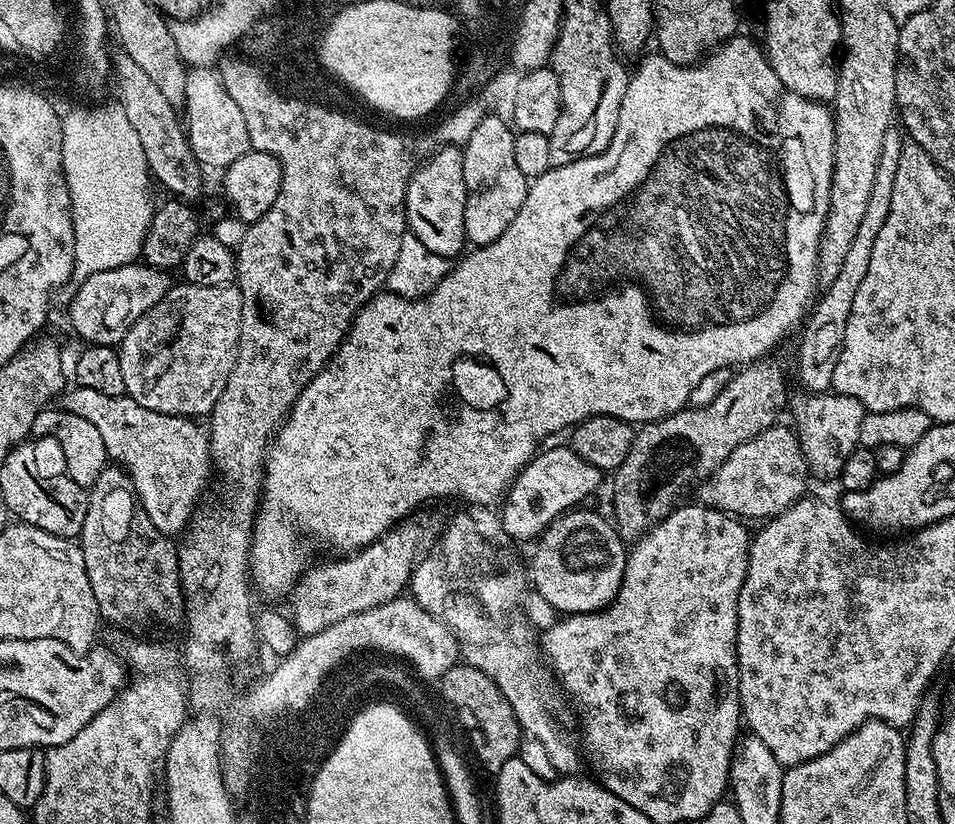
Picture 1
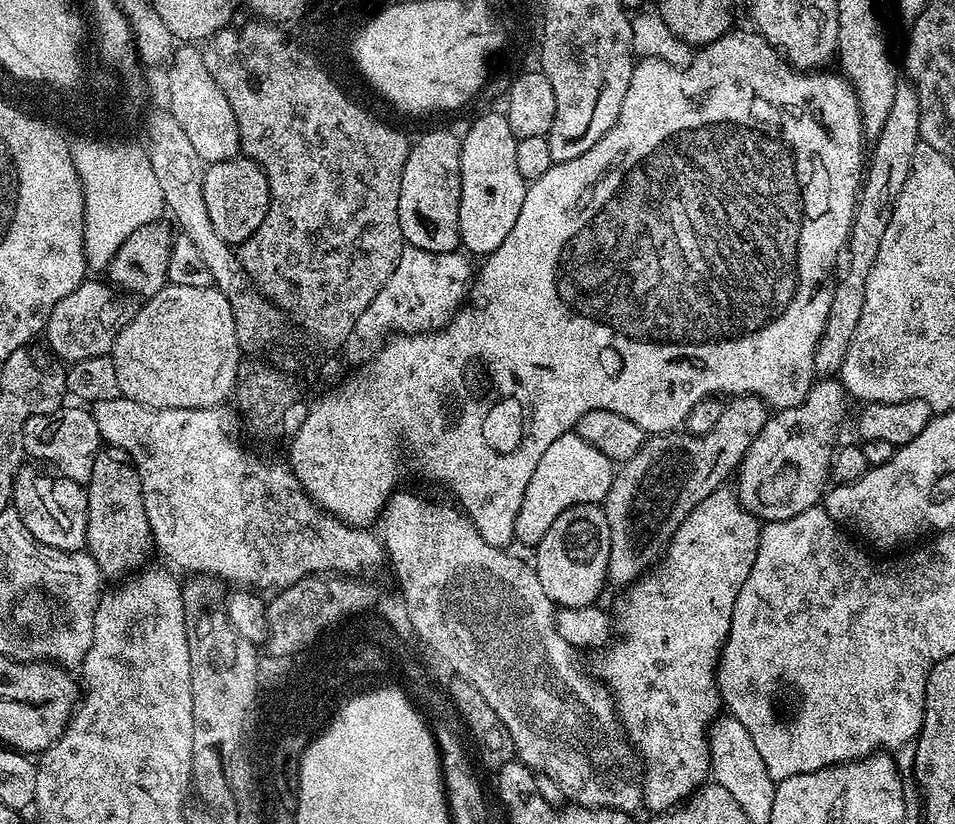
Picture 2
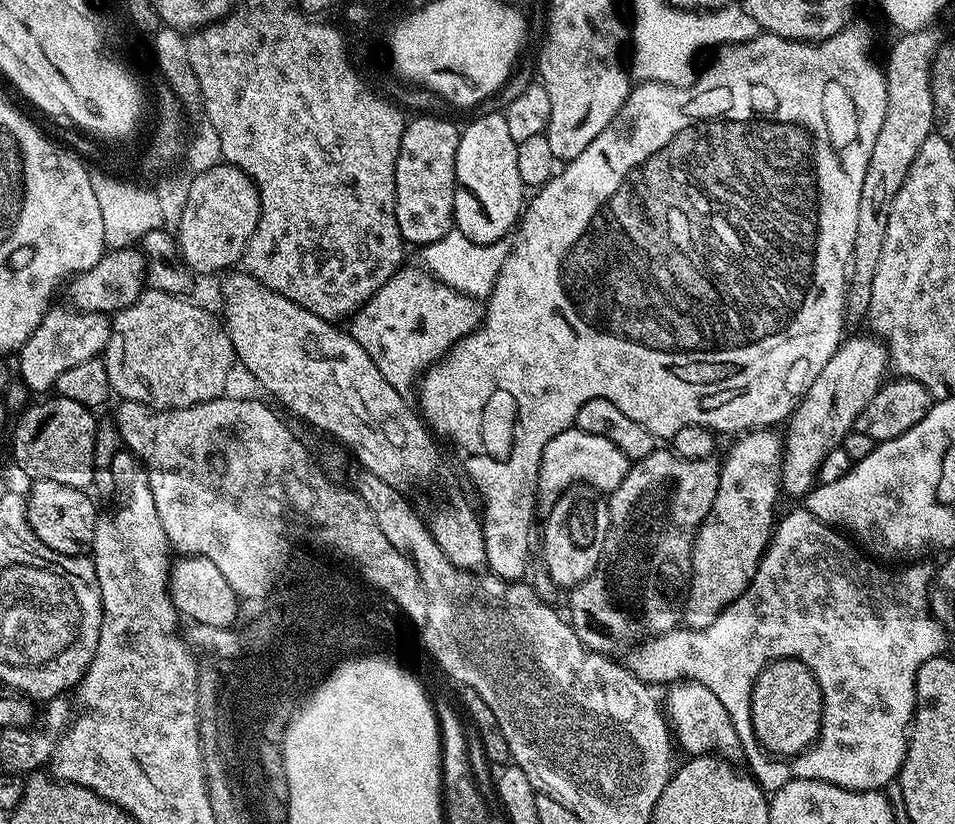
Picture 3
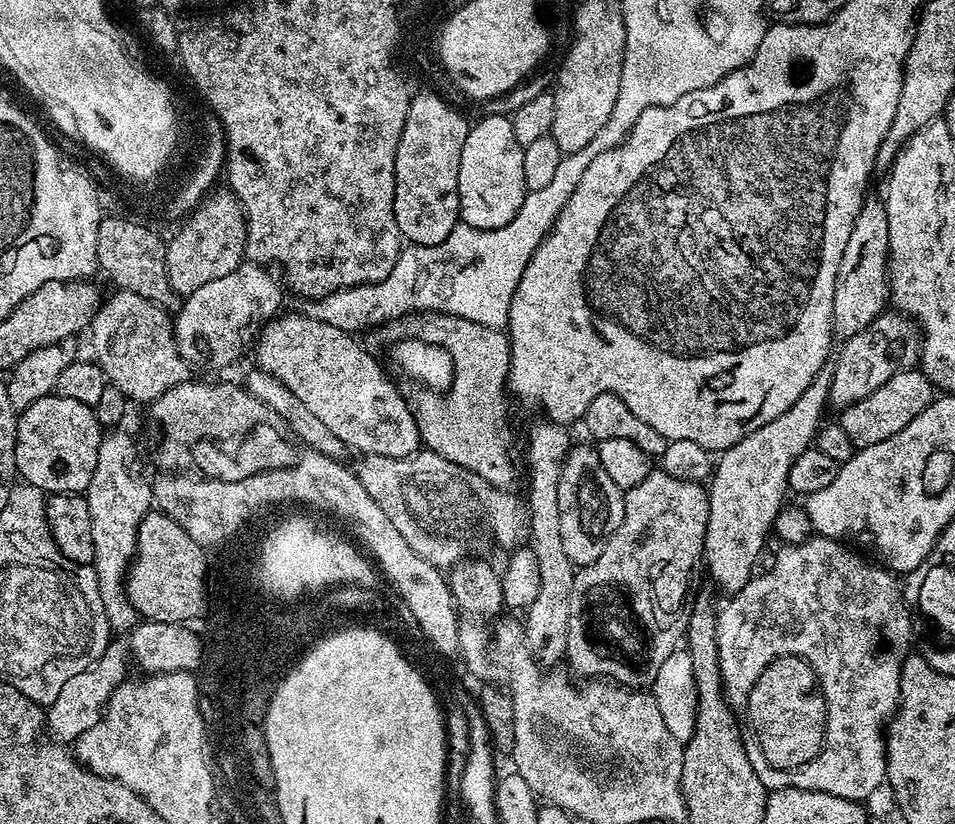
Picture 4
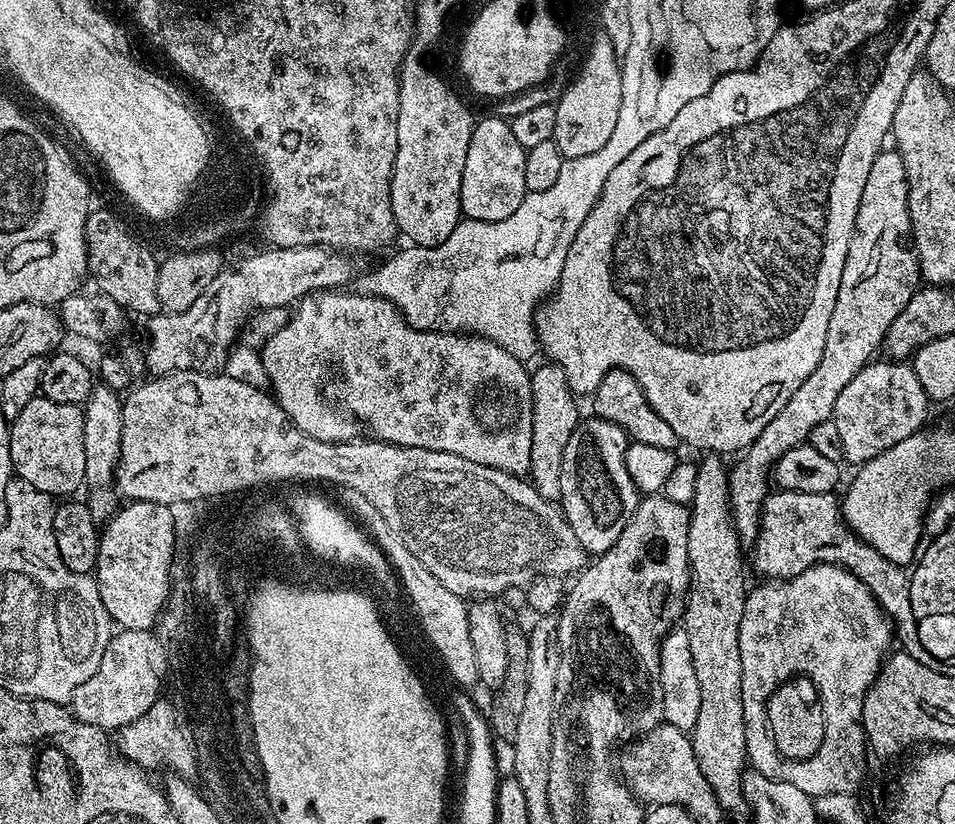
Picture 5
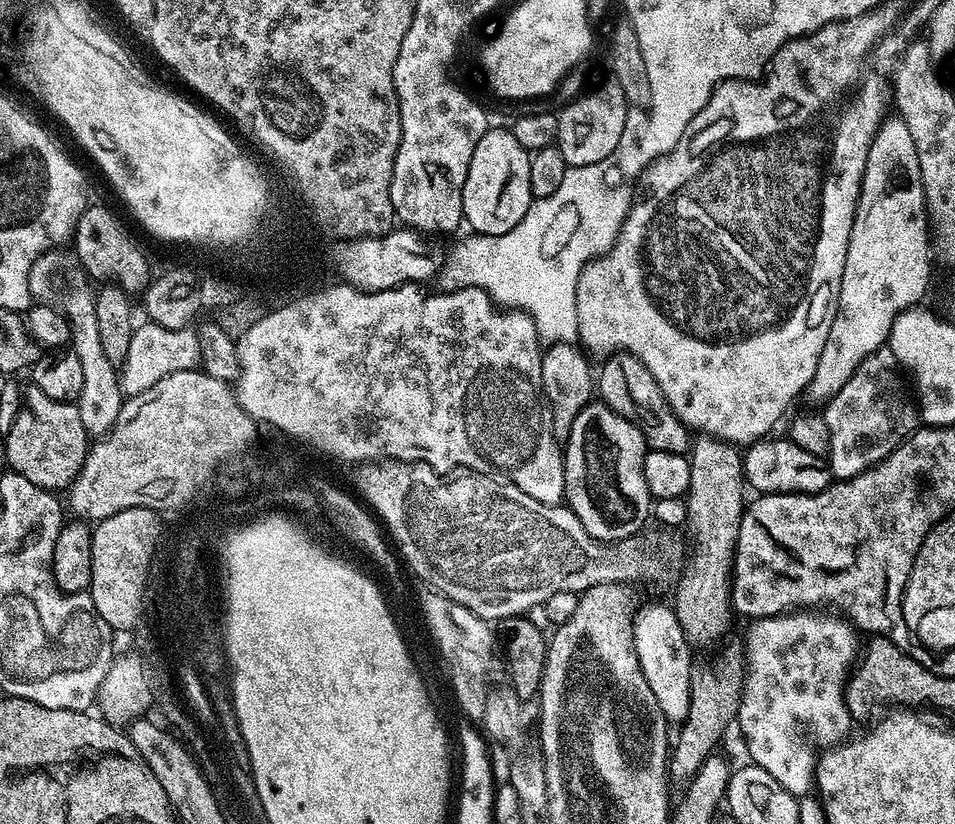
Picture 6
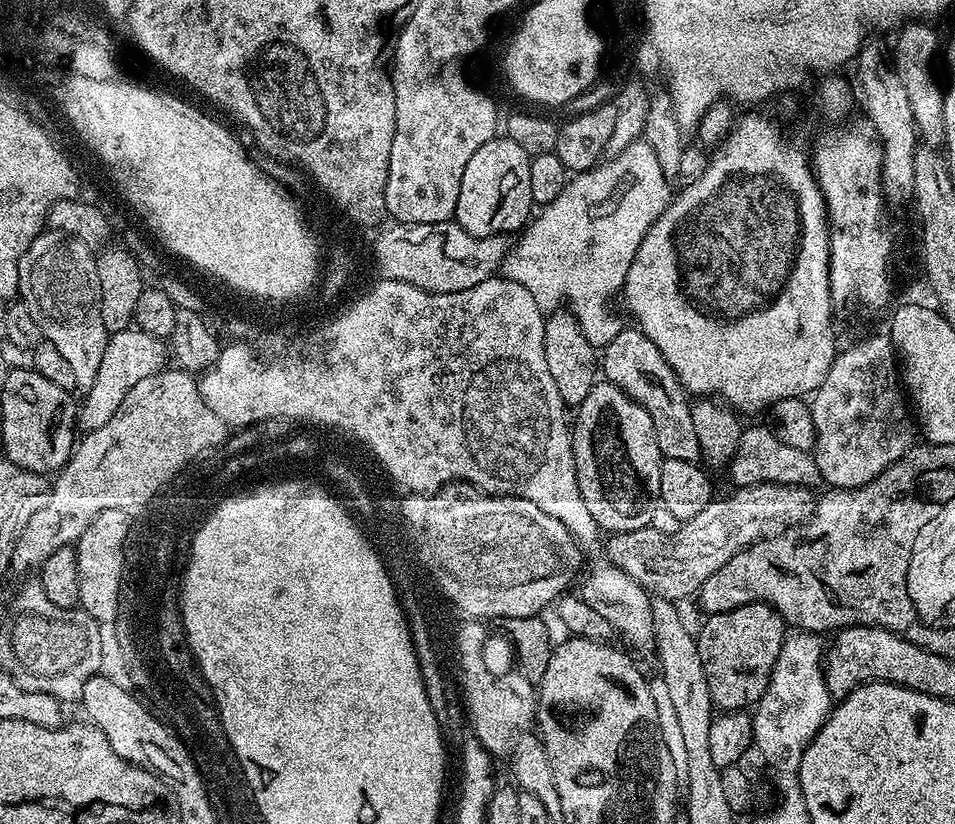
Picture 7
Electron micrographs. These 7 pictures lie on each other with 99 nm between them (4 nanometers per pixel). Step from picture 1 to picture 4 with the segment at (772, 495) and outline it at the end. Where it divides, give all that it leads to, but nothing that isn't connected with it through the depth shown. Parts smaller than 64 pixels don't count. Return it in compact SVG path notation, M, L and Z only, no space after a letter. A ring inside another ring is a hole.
M896 310L885 311L873 324L849 337L840 352L832 372L832 385L828 391L831 407L836 410L849 408L854 402L874 394L878 386L890 382L894 374L915 369L920 363L922 333L920 325L907 314Z

